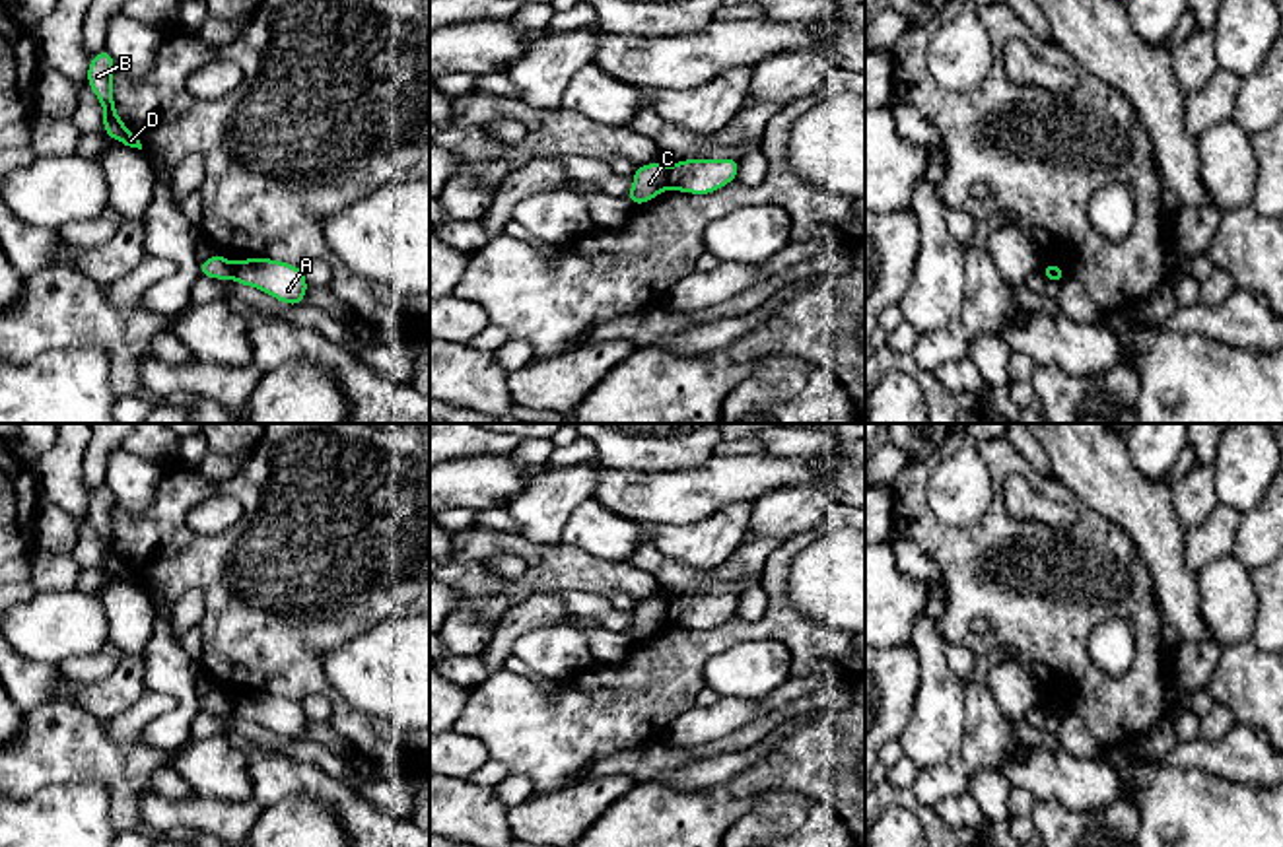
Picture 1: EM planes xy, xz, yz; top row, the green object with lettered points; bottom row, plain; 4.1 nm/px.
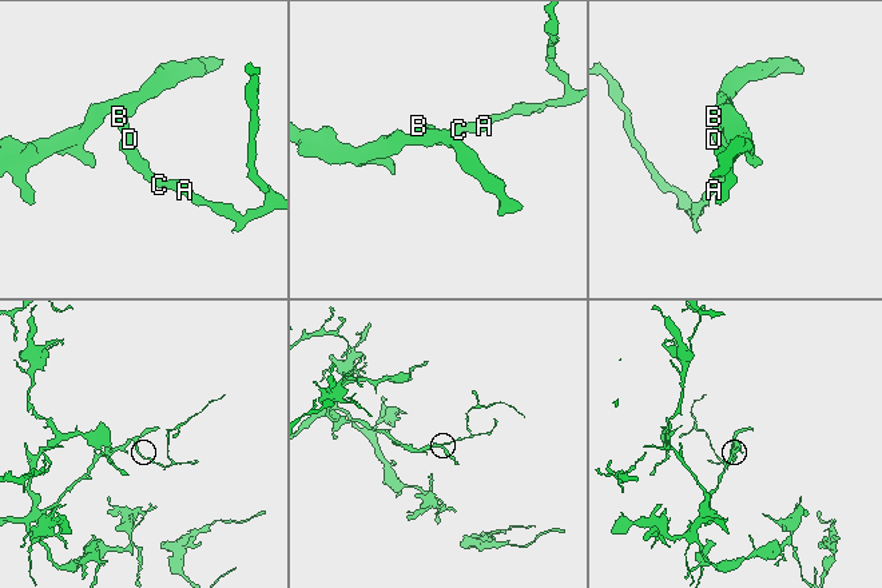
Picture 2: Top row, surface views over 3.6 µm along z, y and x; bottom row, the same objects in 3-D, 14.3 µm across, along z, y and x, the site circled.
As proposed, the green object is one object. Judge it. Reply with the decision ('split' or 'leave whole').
split

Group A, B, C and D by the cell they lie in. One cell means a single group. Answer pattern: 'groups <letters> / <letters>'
groups A / B C D

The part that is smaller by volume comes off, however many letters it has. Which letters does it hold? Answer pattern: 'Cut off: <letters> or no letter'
Cut off: A

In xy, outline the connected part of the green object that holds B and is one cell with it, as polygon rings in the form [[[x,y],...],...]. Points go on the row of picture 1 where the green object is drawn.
[[[107,49],[99,51],[87,64],[87,85],[97,95],[103,107],[103,132],[113,140],[142,150],[140,140],[119,119],[113,99],[113,72],[115,60]]]

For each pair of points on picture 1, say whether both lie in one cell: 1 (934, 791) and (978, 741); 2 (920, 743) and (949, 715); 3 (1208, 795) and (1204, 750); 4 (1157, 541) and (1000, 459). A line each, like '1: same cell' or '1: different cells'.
1: same cell
2: same cell
3: different cells
4: different cells

